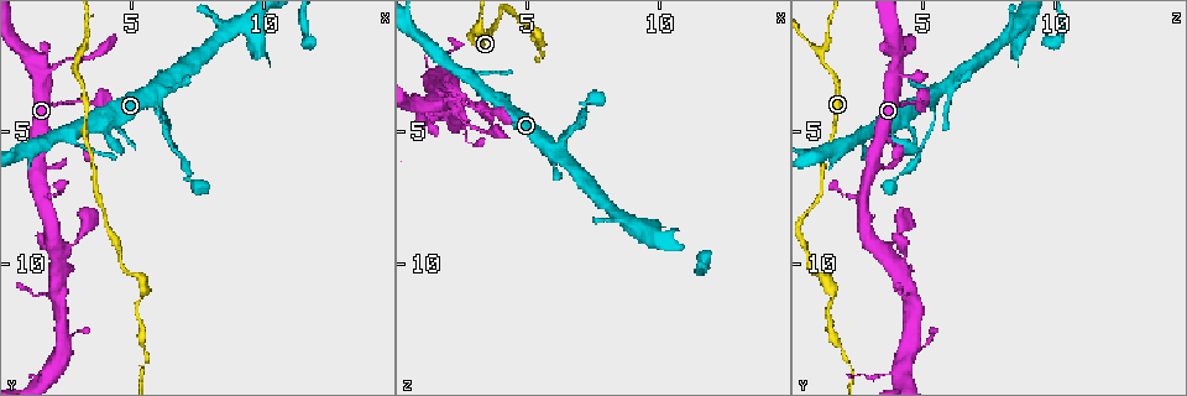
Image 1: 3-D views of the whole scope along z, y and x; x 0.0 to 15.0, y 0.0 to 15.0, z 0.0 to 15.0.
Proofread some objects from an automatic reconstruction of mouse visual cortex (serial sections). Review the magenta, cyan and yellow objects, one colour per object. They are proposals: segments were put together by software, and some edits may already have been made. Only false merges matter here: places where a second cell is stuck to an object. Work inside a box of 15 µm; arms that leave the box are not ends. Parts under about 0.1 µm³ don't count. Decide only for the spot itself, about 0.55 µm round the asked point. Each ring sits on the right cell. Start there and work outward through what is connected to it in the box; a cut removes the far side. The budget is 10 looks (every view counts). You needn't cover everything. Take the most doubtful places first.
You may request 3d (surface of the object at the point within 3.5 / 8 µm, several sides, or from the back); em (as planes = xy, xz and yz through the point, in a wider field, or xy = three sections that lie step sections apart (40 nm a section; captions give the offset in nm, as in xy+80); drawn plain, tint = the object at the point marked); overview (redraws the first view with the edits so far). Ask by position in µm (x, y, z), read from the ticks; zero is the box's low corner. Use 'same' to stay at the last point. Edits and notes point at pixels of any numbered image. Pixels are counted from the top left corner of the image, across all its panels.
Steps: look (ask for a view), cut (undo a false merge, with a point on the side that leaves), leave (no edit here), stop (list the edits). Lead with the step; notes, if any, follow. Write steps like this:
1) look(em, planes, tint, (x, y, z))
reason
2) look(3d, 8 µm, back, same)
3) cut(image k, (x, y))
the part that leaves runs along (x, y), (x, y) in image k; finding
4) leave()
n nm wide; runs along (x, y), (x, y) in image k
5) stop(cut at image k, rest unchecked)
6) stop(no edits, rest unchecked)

look(3d, 8 µm, (3.0, 1.9, 1.1))
three arms meet

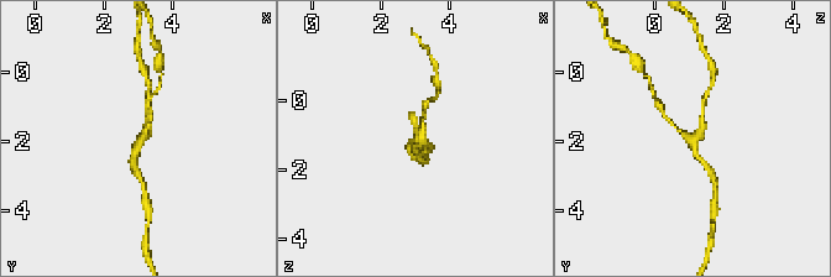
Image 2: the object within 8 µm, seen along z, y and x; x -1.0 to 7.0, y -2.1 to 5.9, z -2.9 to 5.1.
look(3d, 3.5 µm, back, (3.1, 2.0, 1.1))
zoom in

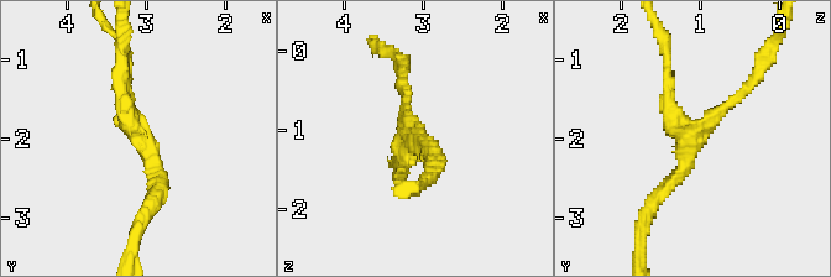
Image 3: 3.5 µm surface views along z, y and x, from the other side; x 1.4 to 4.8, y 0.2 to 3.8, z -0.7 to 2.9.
look(em, planes, tint, (3.10, 1.95, 1.15))
3 arms; arms of 150, 150, 200 nm

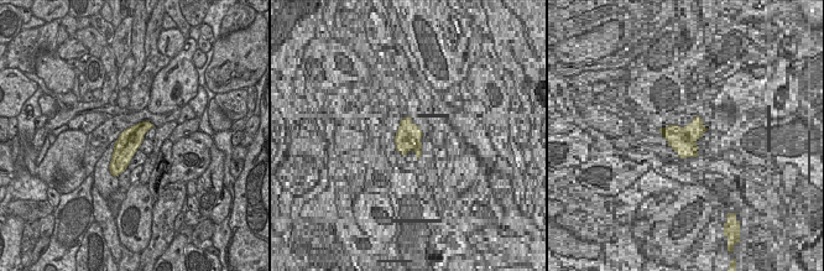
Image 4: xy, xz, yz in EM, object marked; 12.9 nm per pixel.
leave()
runs along (150, 202), (123, 62) in image 3; one cell here

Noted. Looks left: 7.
look(3d, 3.5 µm, (1.7, 2.7, 3.9))
sharp bend

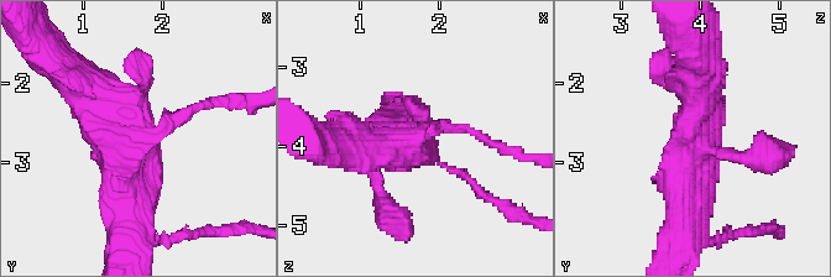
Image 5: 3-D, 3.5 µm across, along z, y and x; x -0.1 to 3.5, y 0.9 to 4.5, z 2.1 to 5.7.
look(em, planes, tint, (1.80, 2.70, 3.80))
need the tissue

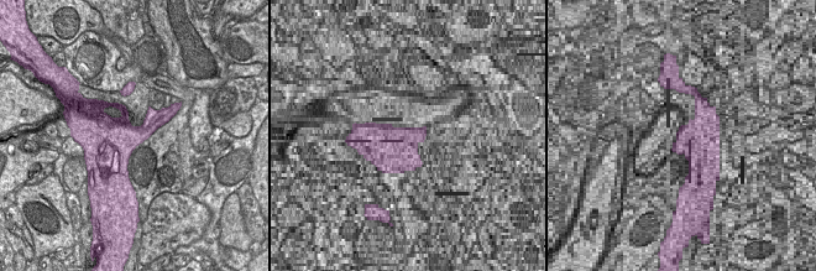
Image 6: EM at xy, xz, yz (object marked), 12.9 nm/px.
leave()
600 nm wide; runs along (127, 226), (127, 124), (78, 82) in image 5; continuous, no second cell

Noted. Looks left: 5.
look(3d, 8 µm, (6.0, 4.1, 5.4))
thick turns thin

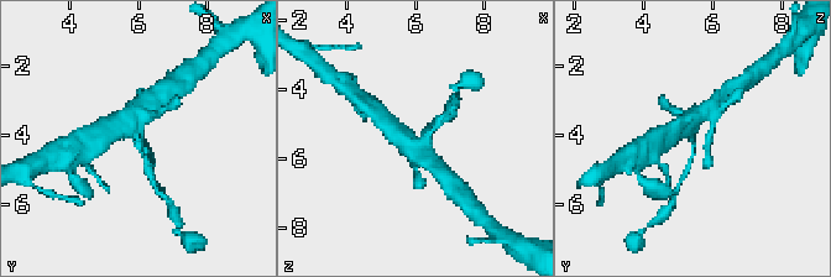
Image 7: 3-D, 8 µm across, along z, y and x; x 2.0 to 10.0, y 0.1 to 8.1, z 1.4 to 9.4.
look(em, xy, step 2, tint, (6.0, 4.2, 5.3))
now the EM

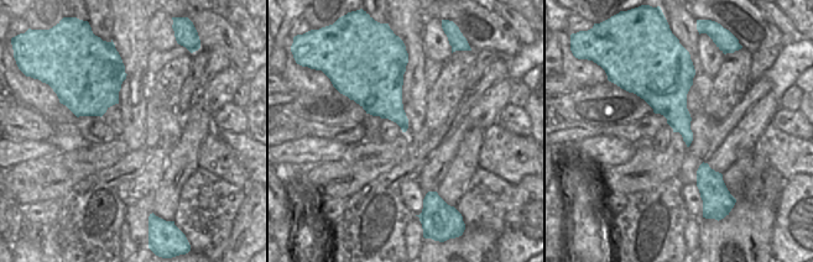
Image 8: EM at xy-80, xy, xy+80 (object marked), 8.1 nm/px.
leave()
runs along (113, 129), (132, 131), (149, 171) in image 7; all the same cell

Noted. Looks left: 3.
look(3d, 3.5 µm, (5.4, 11.1, 1.5))
calibre changes

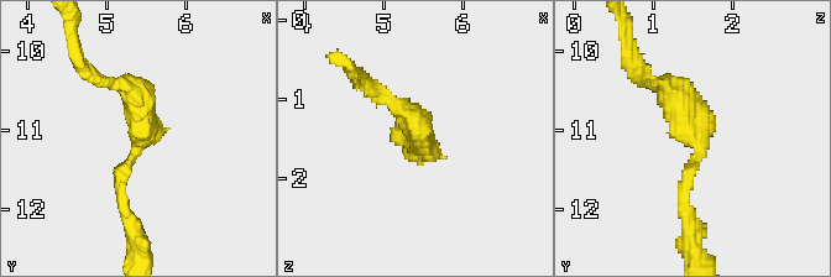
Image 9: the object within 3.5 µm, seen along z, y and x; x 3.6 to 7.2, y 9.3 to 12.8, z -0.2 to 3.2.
look(em, xy, step 2, tint, (5.45, 11.15, 1.55))
arms of 200, 250 nm

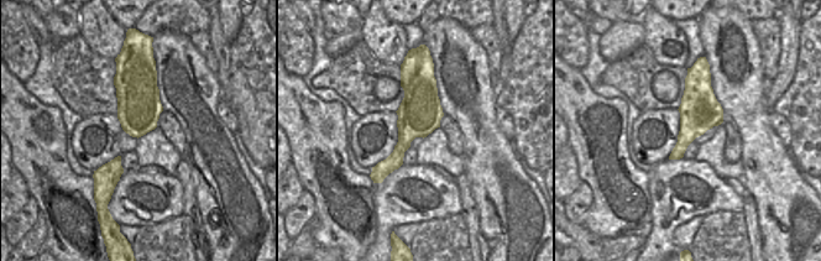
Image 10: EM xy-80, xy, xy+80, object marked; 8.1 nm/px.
leave()
runs along (406, 64), (413, 121), (376, 179) in image 10; continuous, no second cell

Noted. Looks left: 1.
stop(no edits, rest unchecked)

